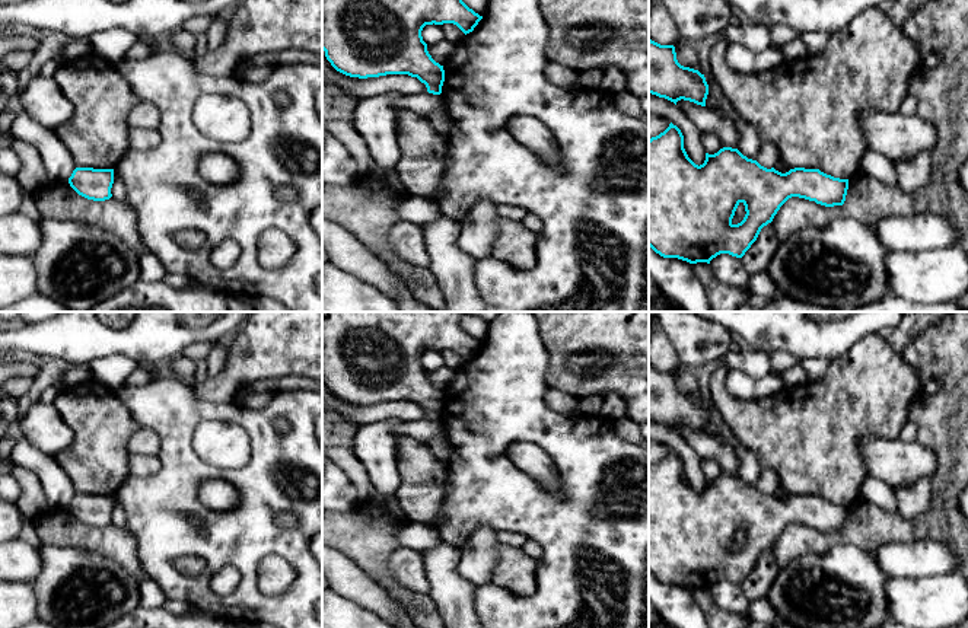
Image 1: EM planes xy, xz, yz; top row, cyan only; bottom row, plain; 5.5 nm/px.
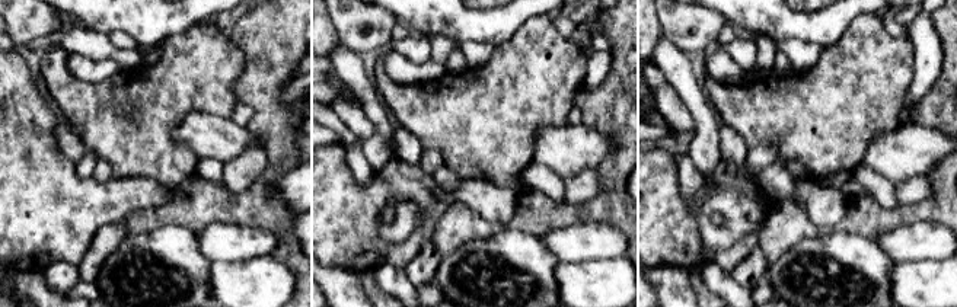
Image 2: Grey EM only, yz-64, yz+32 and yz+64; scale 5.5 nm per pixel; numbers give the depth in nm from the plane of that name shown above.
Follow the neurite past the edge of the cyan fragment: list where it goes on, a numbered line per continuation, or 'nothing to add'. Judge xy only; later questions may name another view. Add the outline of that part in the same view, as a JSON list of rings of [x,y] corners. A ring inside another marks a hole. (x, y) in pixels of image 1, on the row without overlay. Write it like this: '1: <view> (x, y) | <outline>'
nothing to add

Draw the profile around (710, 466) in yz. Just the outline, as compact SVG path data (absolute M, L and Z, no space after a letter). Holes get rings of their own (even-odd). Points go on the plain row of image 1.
M706 458L701 460L701 469L709 481L717 479L725 471L720 468L719 462L713 458Z

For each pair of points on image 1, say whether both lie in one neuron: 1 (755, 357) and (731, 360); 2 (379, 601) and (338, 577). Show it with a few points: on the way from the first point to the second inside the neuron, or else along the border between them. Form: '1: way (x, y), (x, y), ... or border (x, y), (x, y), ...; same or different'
1: way (750, 360), (736, 360); same
2: way (369, 595), (349, 580); same

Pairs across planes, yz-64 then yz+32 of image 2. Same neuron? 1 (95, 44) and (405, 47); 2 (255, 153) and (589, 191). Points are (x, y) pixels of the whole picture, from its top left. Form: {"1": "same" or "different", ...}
{"1": "same", "2": "same"}

